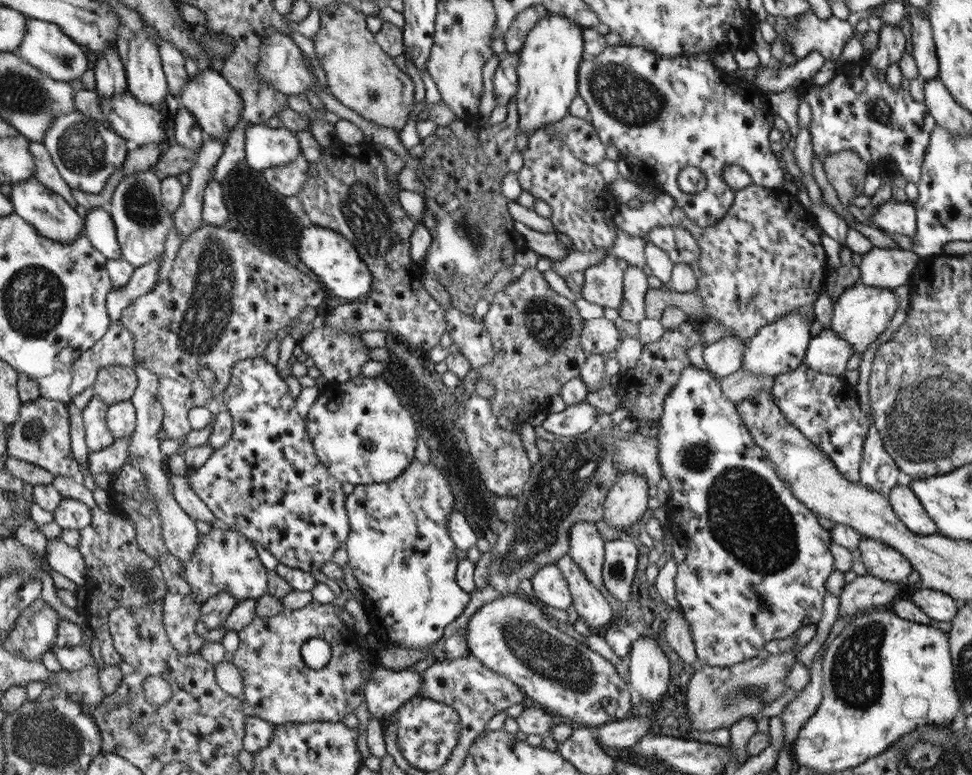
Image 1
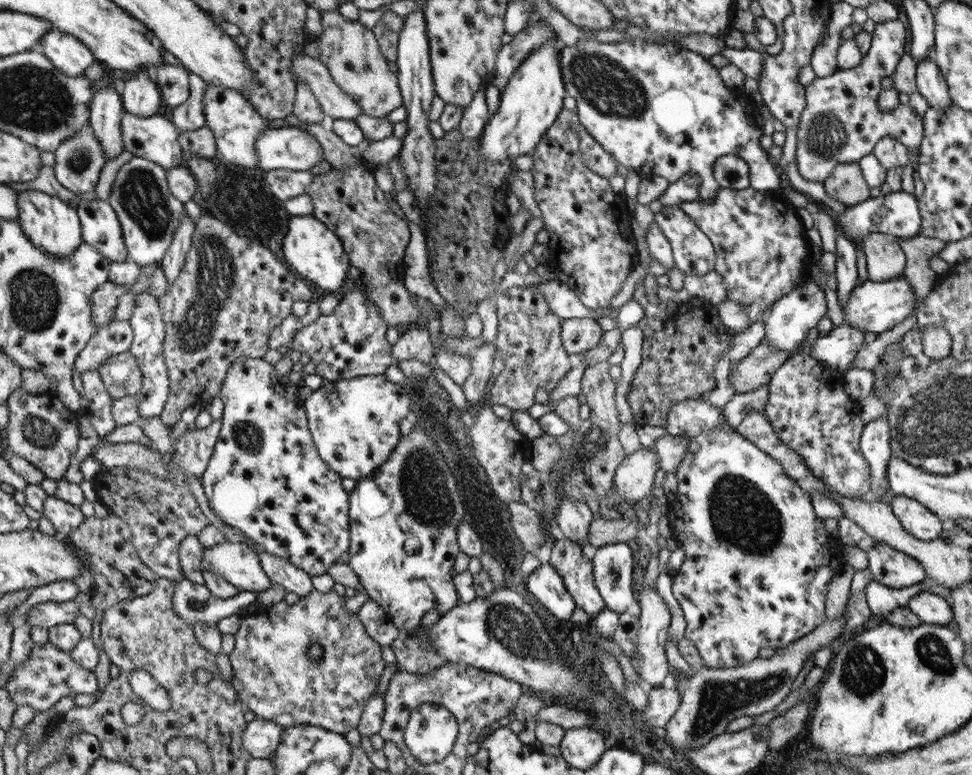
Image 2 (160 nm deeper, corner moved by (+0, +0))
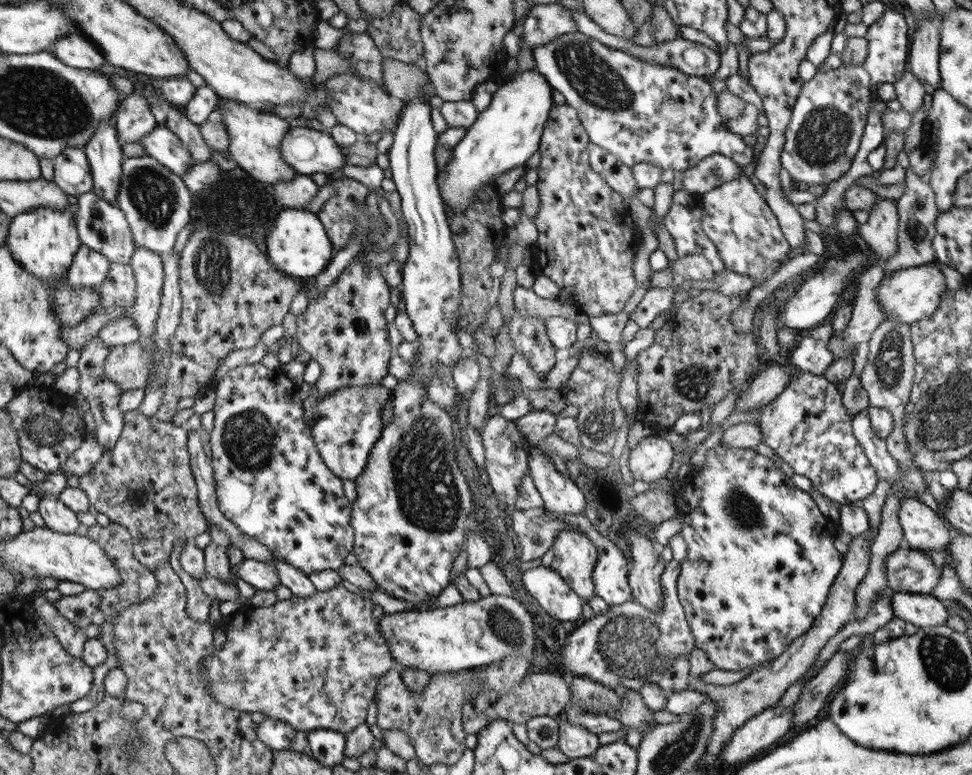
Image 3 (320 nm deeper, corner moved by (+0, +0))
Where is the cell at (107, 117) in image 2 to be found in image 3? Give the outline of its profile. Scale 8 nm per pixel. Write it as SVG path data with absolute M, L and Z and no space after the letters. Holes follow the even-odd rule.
M103 120L84 149L94 178L93 192L117 207L116 195L121 186L121 166L125 157L112 121Z

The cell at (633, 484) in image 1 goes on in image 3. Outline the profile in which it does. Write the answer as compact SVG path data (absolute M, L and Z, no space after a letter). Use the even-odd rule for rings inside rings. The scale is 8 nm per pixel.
M661 436L643 438L629 454L629 471L634 480L654 483L665 478L675 467L674 448Z

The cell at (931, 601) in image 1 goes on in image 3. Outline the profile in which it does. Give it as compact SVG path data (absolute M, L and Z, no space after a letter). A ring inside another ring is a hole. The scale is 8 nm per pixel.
M893 591L893 616L911 622L919 628L946 625L947 604L932 594L910 594Z

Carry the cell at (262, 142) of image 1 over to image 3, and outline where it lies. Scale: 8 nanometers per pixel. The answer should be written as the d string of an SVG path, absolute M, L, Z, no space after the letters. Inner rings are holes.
M290 127L282 141L281 153L298 175L310 176L315 172L330 175L347 166L344 153L326 130Z

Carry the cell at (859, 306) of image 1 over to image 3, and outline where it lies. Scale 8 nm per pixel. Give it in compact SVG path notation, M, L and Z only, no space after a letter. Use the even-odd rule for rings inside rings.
M934 262L896 271L890 277L884 277L877 288L877 297L890 322L912 325L917 320L932 316L939 309L945 290L946 278Z

